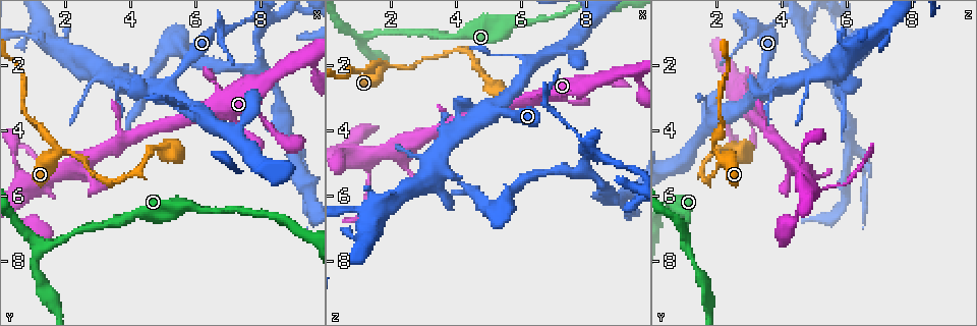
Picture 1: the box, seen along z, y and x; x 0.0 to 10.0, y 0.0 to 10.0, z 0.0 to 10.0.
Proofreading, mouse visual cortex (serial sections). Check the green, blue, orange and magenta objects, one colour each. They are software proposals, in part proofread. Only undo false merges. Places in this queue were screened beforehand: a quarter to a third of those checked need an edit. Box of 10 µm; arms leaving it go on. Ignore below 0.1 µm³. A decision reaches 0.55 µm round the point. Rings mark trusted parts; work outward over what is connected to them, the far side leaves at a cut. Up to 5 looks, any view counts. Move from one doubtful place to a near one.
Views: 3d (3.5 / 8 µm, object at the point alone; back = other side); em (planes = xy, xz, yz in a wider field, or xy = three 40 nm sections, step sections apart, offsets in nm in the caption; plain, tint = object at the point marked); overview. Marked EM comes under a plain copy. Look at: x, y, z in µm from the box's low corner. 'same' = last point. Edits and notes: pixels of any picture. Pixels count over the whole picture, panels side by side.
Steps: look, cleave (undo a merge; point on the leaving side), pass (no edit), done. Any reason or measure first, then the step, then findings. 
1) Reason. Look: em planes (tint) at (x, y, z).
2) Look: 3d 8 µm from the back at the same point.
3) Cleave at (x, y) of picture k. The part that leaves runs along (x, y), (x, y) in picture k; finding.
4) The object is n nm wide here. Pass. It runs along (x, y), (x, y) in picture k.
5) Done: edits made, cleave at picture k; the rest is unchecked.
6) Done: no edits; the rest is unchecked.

Three arms meet. Look: 3d 3.5 µm at (1.95, 4.65, 2.00).

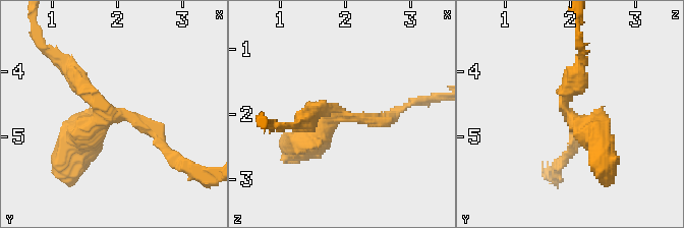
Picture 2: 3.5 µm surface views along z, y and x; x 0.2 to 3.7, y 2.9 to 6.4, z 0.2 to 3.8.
Look: em planes (tint) at (1.85, 4.65, 2.05).

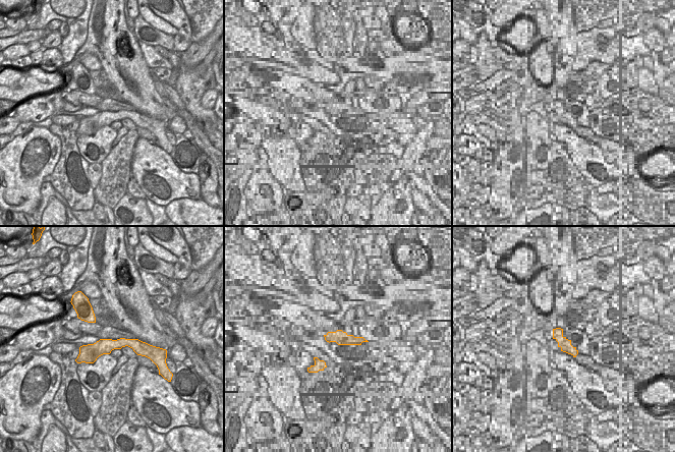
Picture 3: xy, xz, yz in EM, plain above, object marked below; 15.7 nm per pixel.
Cut it another way. Look: em xy step 5 (tint) at the same point.

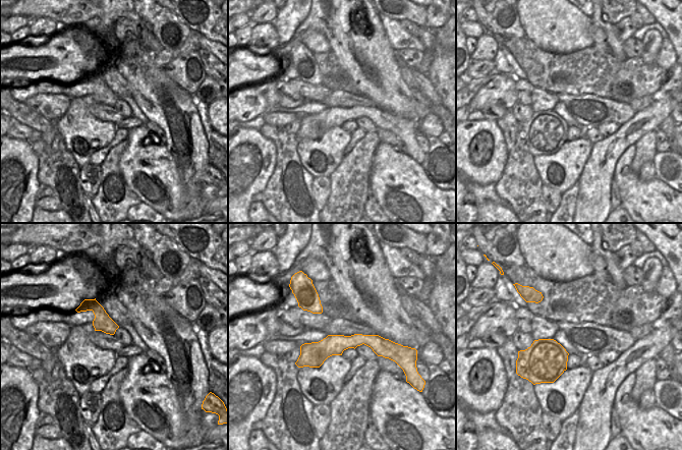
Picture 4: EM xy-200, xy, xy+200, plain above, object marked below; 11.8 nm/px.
3 arms meet here. Pass. It runs along (294, 149), (338, 115), (391, 117) in picture 2; one cell here.

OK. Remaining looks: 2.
Sharp bend. Look: 3d 8 µm at (4.35, 2.80, 5.75).

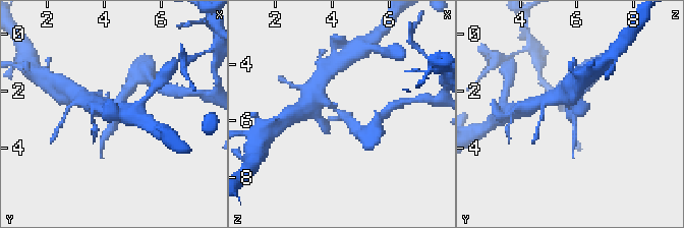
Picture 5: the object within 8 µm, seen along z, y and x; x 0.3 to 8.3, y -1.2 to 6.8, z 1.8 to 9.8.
Look: em xy step 3 (tint) at the same point.

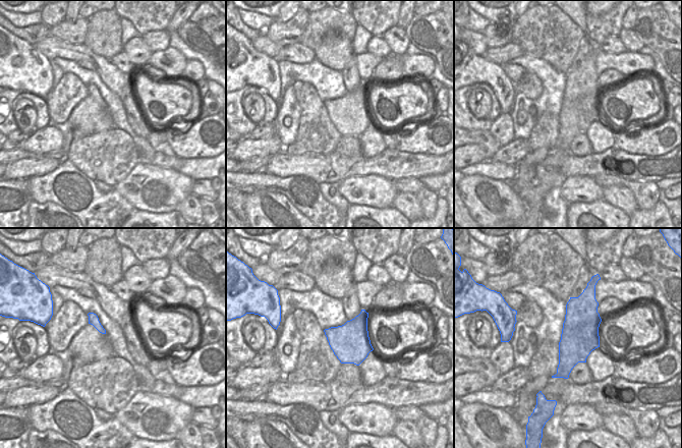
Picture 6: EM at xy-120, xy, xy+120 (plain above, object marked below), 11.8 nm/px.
Cleave at (121, 97) of picture 5. The part that leaves runs along (335, 109), (356, 127) in picture 5; two cells meet here.

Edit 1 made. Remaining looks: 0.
Done: edits made, cleave at picture 5; the rest is unchecked.

